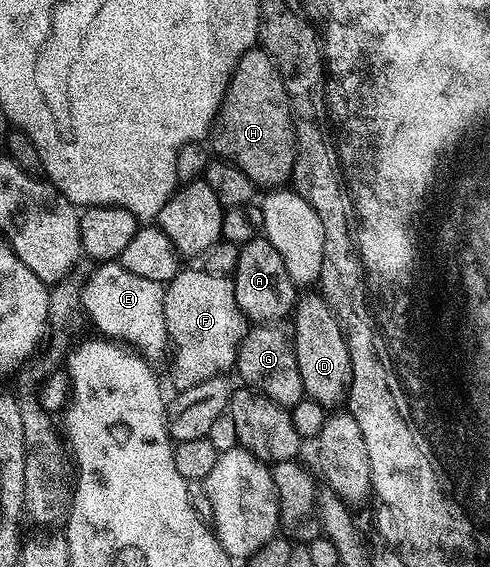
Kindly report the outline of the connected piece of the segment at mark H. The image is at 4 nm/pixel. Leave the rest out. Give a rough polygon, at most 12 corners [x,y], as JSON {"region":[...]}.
{"region":[[235,63],[211,149],[254,186],[293,175],[295,134],[277,64]]}

